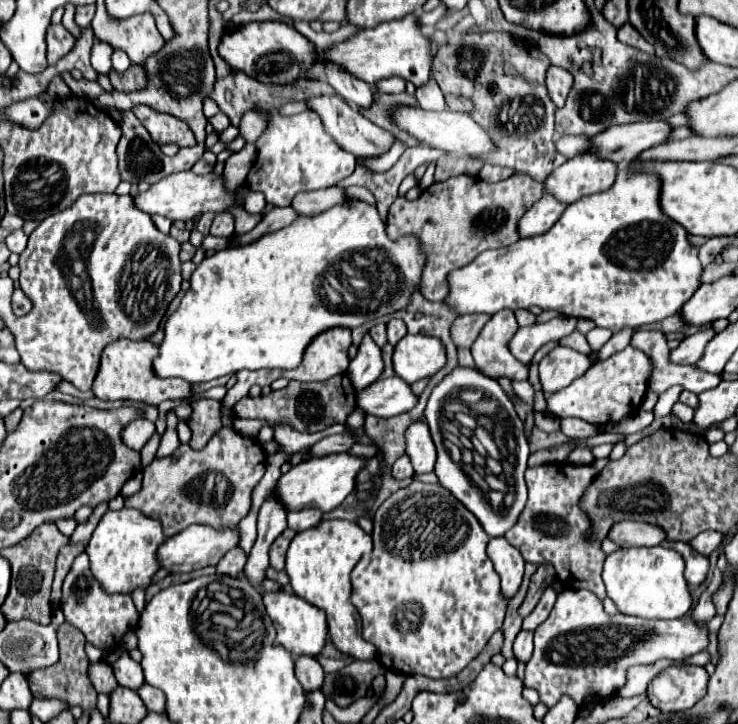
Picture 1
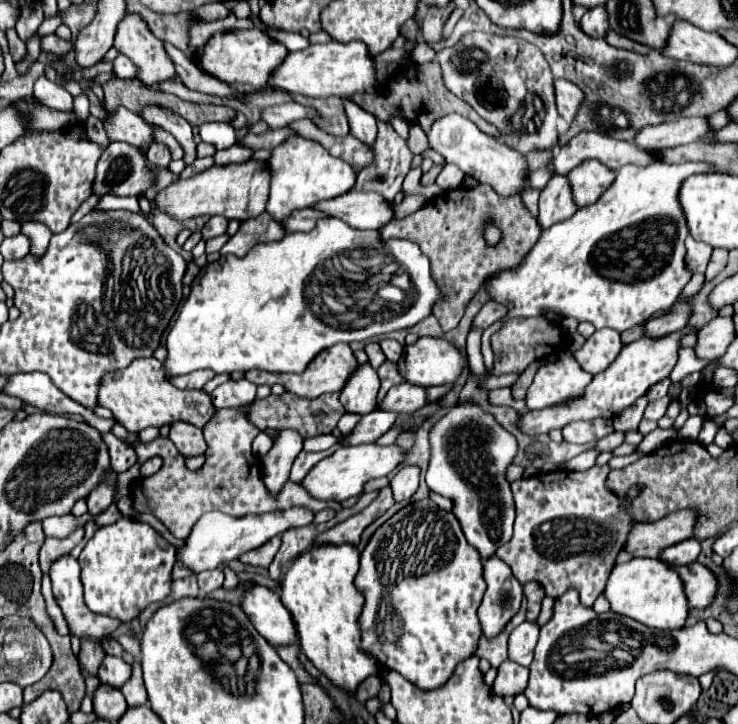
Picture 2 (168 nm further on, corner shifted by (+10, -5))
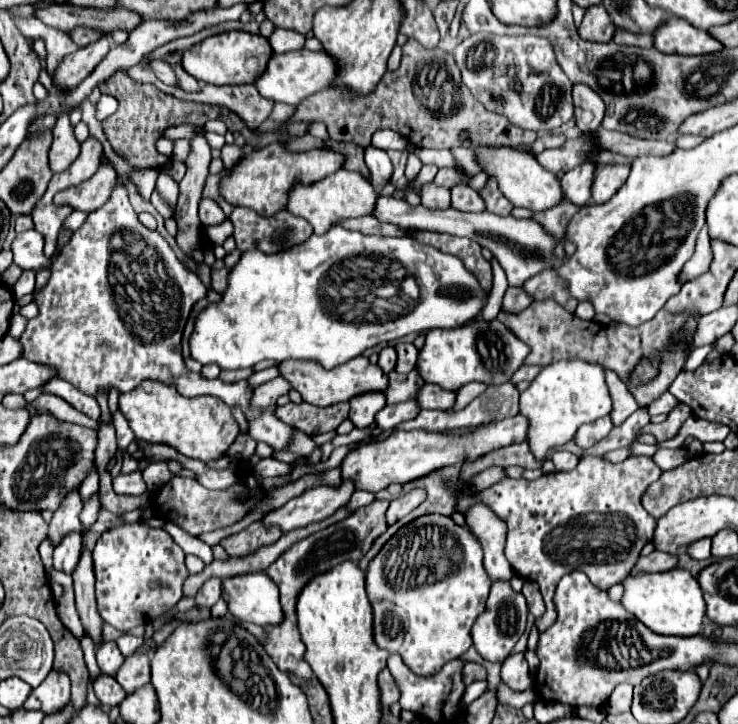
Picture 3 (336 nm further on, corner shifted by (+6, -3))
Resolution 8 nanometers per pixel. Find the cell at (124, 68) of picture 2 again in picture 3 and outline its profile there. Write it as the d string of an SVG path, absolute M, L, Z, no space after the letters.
M170 56L170 58L166 58L166 62L152 62L150 68L154 70L154 74L156 74L164 84L178 88L178 78L176 78L176 72L172 70L172 60L176 60L176 58Z

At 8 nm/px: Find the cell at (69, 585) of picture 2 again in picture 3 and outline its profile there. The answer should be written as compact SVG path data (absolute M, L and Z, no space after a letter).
M70 532L62 542L54 548L54 568L72 574L74 566L78 564L82 552L82 534L80 532Z

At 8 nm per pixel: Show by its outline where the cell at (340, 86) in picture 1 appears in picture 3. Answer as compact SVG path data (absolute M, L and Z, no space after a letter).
M374 146L366 148L366 166L370 170L370 184L374 186L374 192L380 194L382 188L390 182L392 178L392 162L384 150L378 150Z

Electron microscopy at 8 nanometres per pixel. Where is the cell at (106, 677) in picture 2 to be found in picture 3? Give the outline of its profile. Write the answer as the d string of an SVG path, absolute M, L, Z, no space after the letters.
M104 642L96 652L96 660L98 660L98 666L104 674L114 676L118 672L118 668L122 666L124 656L120 654L116 642Z

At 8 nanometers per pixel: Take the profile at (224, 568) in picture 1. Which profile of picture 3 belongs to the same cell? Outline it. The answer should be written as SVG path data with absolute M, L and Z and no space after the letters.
M210 578L204 582L204 586L196 594L196 606L198 608L212 608L220 600L222 592L222 580L220 578Z

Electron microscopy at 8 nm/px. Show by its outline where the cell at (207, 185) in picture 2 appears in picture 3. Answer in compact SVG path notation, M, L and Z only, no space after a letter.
M272 142L258 152L252 152L246 160L242 160L220 186L222 196L234 206L246 206L260 216L274 216L276 212L286 210L288 194L292 186L314 184L328 174L334 174L344 164L344 156L334 150L310 150L310 152L290 152L282 142Z

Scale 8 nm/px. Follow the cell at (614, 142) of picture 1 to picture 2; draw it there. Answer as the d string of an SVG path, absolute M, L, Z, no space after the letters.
M704 116L678 118L670 122L662 122L656 126L646 126L636 132L632 144L646 150L666 150L680 144L688 144L698 140L710 130Z

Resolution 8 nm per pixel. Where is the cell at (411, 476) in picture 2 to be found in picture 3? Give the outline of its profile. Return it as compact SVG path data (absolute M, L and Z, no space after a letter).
M412 490L408 494L402 494L400 498L392 500L390 502L390 508L388 508L388 514L386 514L386 524L392 526L394 522L402 520L408 512L412 512L420 502L424 502L426 498L426 492L424 490Z

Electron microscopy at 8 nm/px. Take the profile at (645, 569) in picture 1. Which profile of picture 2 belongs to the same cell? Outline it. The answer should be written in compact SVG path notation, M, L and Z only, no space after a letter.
M632 558L624 564L614 564L604 586L604 596L612 612L638 620L650 628L682 628L686 624L688 600L684 584L660 558Z

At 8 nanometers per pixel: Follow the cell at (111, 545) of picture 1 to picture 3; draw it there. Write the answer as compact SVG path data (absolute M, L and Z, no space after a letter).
M124 524L106 530L92 552L96 600L102 620L120 632L128 632L172 610L182 598L182 584L188 578L184 556L182 548L162 528Z

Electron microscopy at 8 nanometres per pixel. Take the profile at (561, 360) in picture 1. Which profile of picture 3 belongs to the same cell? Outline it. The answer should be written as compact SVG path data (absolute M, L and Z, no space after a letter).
M558 360L544 366L520 394L520 414L528 418L526 442L536 460L546 460L552 450L570 442L582 424L612 412L612 398L604 378L604 366L586 360Z

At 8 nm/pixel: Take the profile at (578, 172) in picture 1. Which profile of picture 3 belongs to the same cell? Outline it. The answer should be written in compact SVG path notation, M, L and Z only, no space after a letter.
M598 166L594 186L592 186L592 200L602 204L610 200L618 188L626 182L630 174L630 166Z

